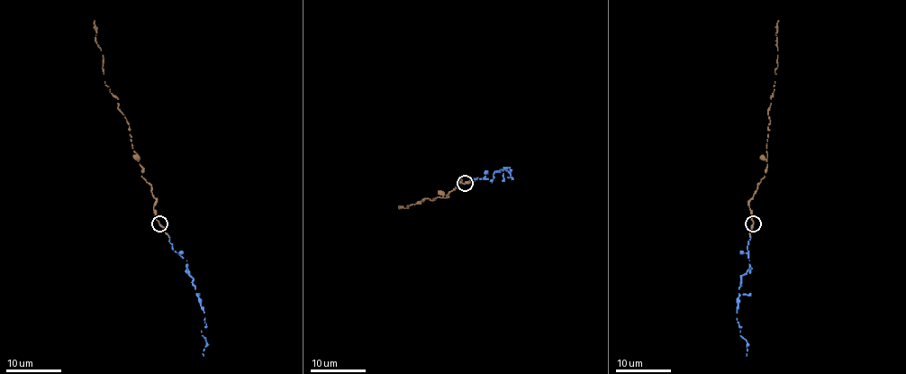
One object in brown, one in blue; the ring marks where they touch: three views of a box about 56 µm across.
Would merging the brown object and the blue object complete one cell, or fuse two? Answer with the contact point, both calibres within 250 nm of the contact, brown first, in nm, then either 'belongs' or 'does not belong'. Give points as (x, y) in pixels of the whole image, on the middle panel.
at (465, 183); 200 nm thick on the brown side, 50 nm on the other; belongs

